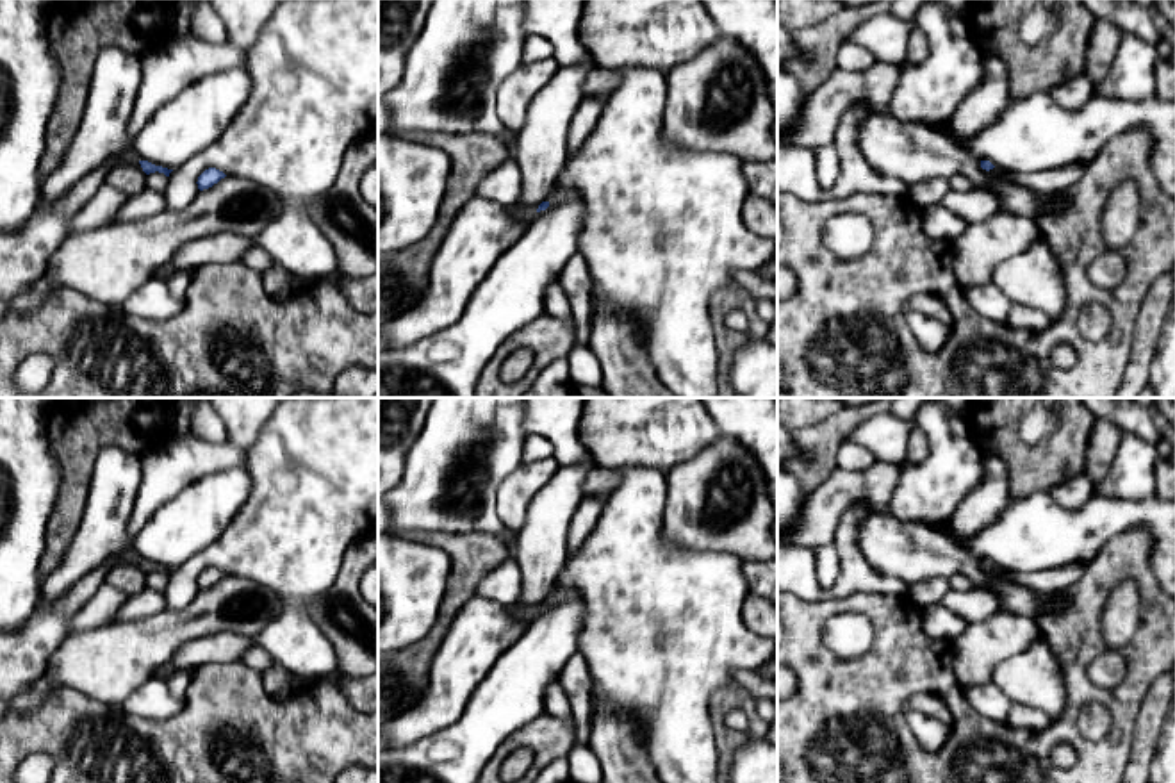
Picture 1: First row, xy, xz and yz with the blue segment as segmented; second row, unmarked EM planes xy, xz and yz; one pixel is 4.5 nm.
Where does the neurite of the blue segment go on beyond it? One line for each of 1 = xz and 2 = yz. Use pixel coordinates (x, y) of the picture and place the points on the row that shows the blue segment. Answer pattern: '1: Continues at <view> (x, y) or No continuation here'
1: No continuation here
2: No continuation here

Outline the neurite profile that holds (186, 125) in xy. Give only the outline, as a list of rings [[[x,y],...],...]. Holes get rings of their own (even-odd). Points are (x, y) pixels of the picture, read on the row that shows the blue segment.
[[[246,68],[221,70],[191,82],[152,114],[134,137],[132,155],[177,169],[230,127],[250,91]]]

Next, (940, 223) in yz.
[[[941,203],[922,209],[924,232],[940,241],[956,243],[959,235],[968,228],[968,221],[950,212]]]

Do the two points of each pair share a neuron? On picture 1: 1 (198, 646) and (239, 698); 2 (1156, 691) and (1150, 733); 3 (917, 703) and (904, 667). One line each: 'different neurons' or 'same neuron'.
1: different neurons
2: same neuron
3: different neurons

